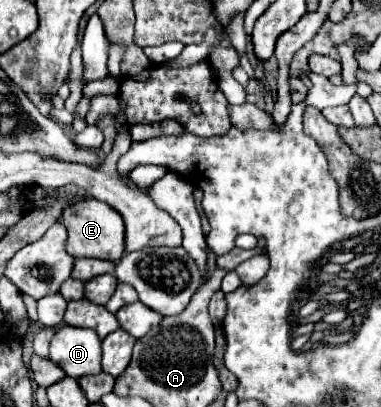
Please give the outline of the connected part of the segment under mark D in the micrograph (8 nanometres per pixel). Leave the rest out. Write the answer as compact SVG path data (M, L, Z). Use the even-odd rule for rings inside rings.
M63 325L51 339L49 359L75 379L101 373L101 339L91 329Z

